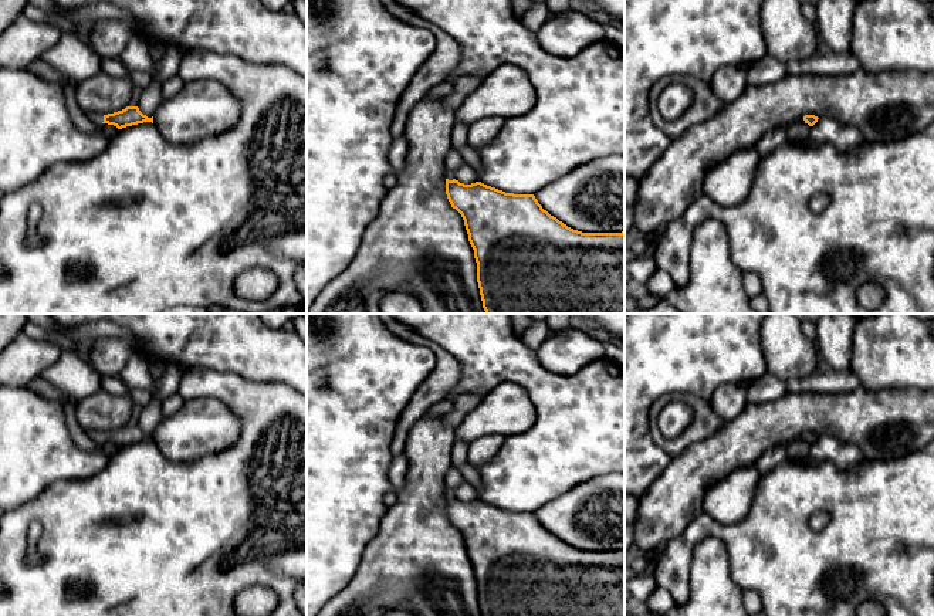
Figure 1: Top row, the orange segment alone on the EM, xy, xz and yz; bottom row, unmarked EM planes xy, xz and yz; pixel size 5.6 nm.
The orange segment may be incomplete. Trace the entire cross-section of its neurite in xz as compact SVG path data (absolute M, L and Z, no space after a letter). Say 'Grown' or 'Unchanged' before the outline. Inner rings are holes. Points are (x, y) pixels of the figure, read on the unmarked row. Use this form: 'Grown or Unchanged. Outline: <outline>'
Unchanged. Outline: M446 497L446 512L464 538L481 616L625 616L625 549L573 548L544 528L534 512L505 511L481 500L464 502Z

